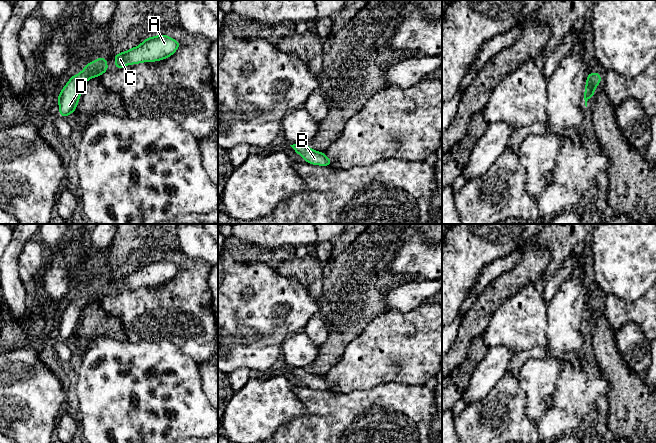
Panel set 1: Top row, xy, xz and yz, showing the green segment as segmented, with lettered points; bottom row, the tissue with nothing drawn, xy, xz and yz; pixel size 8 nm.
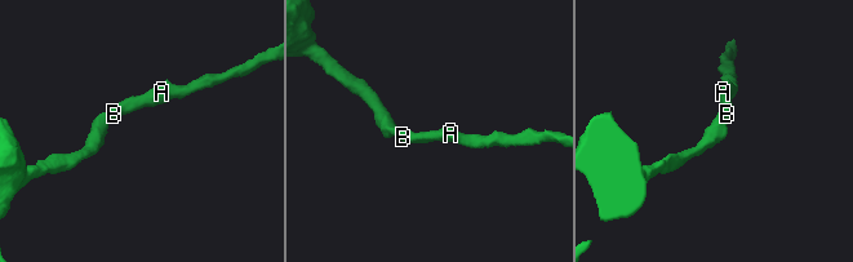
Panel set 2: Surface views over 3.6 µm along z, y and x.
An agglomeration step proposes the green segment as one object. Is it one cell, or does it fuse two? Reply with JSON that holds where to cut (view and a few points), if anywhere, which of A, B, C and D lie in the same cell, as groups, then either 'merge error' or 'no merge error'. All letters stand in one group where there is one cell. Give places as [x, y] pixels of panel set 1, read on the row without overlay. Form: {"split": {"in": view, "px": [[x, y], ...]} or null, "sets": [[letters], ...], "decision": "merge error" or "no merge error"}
{"split": null, "sets": [["A", "B", "C", "D"]], "decision": "no merge error"}

